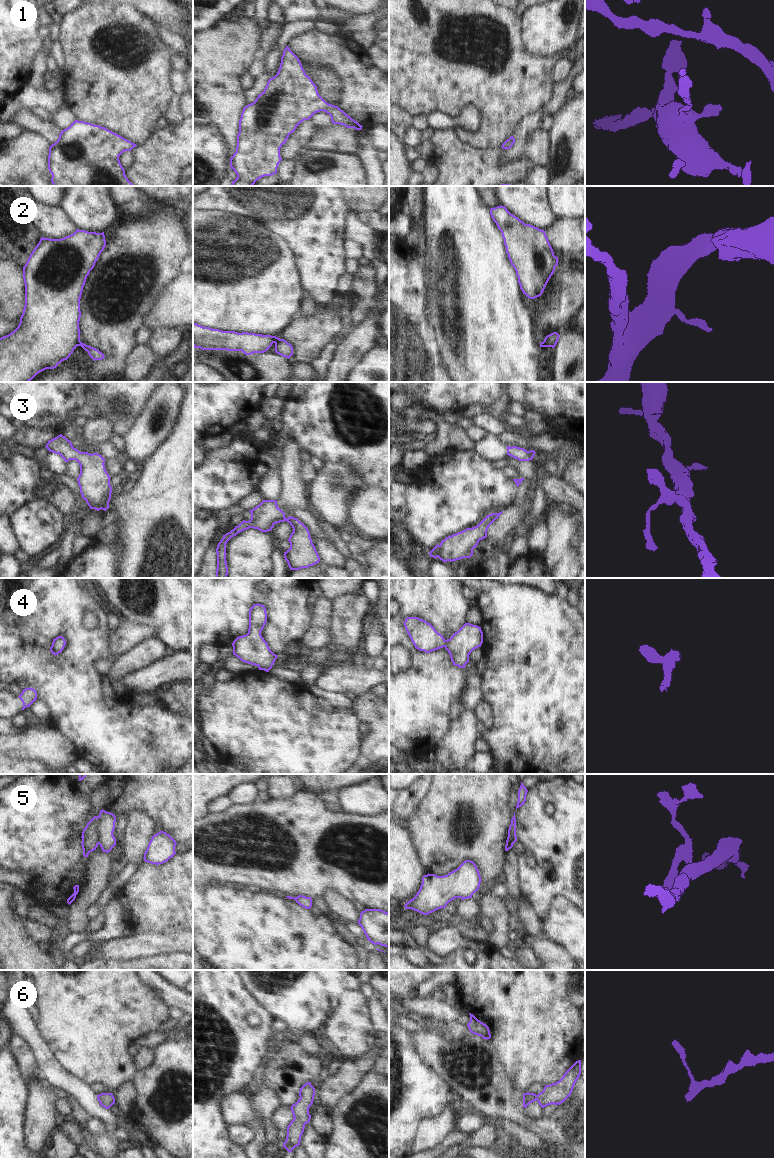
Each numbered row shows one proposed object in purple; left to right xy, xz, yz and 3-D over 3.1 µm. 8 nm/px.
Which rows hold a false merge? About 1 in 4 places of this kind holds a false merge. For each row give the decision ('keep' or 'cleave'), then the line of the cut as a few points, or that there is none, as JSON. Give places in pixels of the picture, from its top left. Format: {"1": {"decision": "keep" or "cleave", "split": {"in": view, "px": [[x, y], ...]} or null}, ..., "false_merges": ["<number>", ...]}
{"1": {"decision": "keep", "split": null}, "2": {"decision": "cleave", "split": {"in": "xz", "px": [[277, 337], [274, 342]]}}, "3": {"decision": "keep", "split": null}, "4": {"decision": "keep", "split": null}, "5": {"decision": "cleave", "split": {"in": "xy", "px": [[97, 817], [99, 843]]}}, "6": {"decision": "keep", "split": null}, "false_merges": ["2", "5"]}

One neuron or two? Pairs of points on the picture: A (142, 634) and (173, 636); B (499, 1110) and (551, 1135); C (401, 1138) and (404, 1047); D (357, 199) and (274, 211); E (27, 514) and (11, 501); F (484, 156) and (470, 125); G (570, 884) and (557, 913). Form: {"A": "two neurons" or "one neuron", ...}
{"A": "two neurons", "B": "one neuron", "C": "one neuron", "D": "two neurons", "E": "two neurons", "F": "two neurons", "G": "two neurons"}

